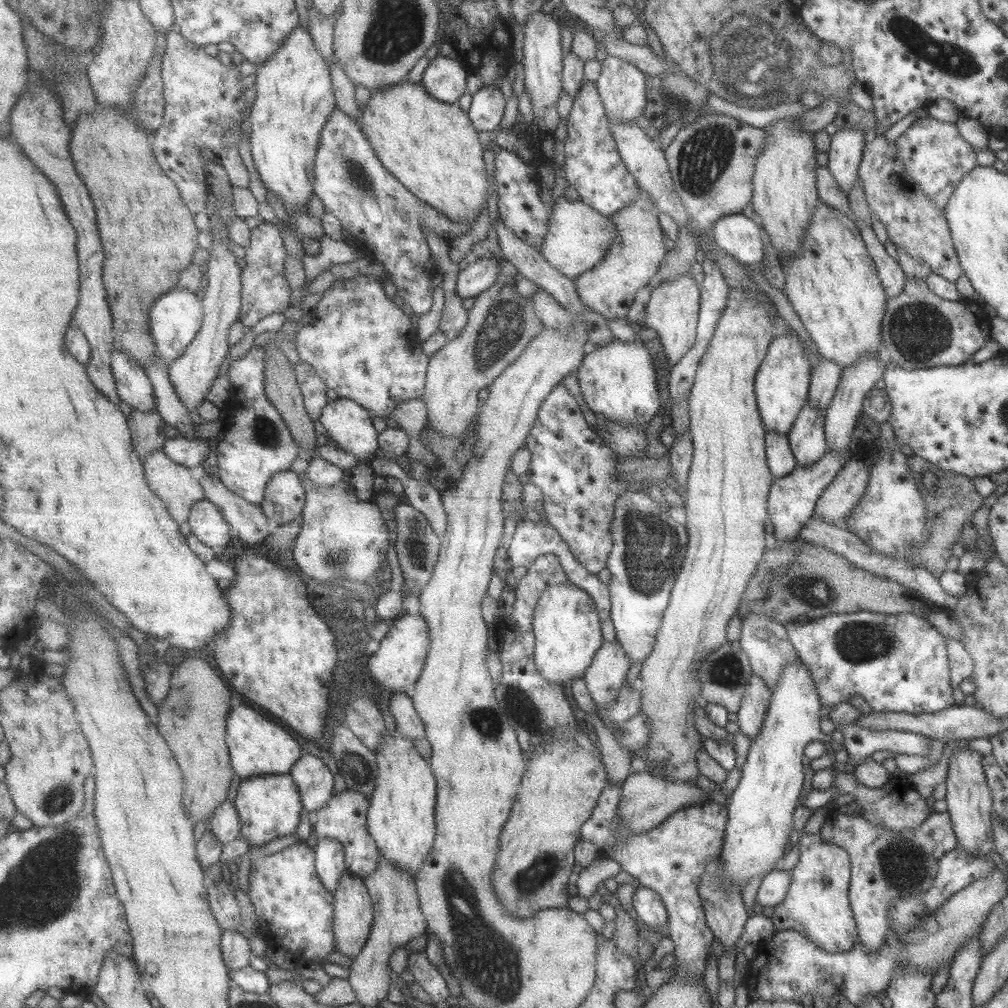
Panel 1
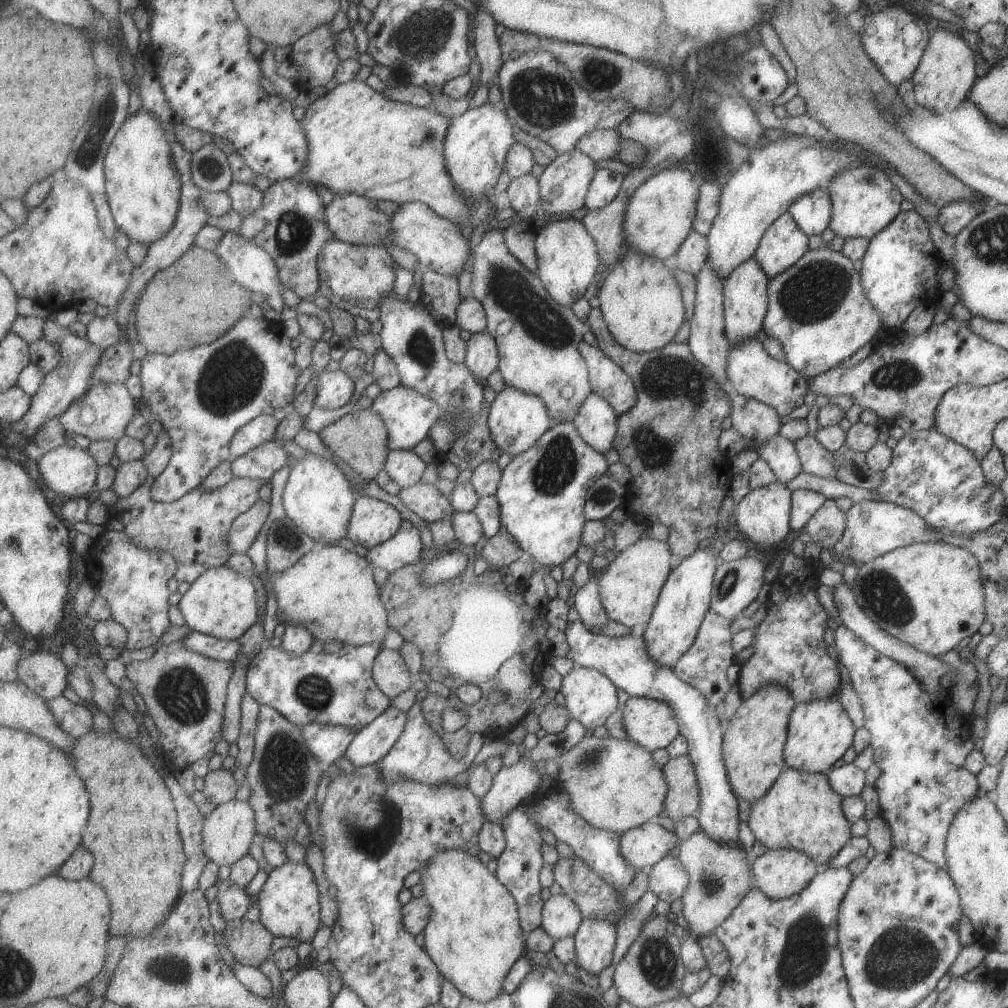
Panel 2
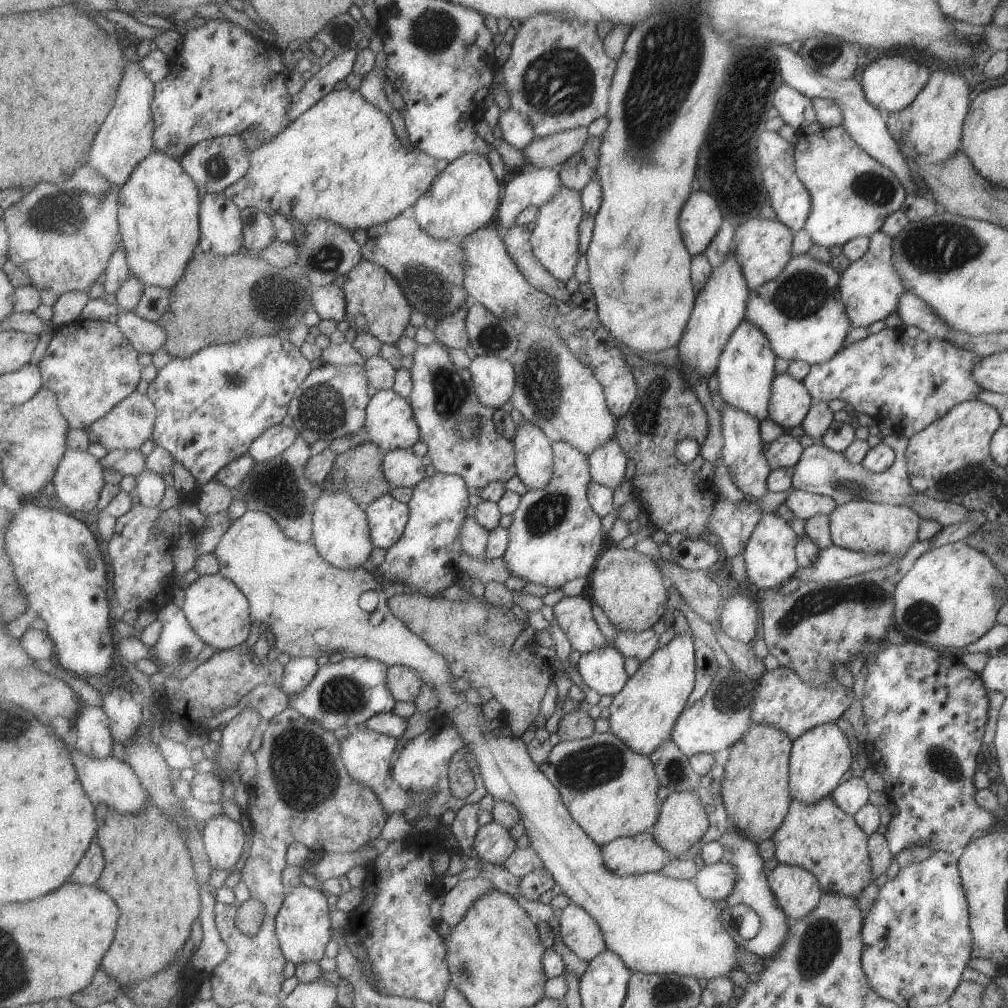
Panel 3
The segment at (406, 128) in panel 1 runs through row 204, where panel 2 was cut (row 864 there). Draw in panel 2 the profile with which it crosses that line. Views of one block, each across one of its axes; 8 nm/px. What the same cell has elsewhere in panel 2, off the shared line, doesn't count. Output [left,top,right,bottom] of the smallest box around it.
[424,849,557,1003]

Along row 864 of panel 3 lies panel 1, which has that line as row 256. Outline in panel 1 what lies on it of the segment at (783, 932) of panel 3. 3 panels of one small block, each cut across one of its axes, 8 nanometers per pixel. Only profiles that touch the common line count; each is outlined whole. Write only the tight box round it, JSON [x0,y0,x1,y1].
[712,213,764,266]

